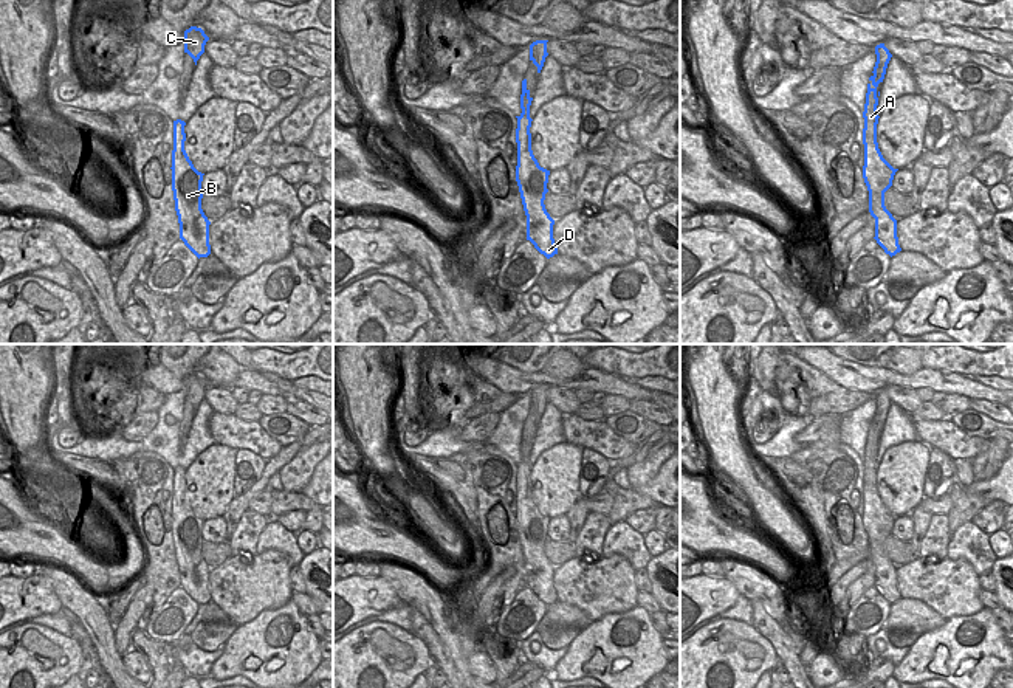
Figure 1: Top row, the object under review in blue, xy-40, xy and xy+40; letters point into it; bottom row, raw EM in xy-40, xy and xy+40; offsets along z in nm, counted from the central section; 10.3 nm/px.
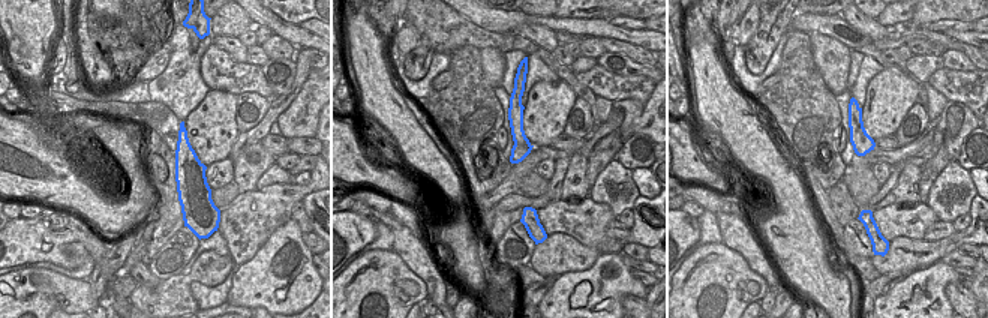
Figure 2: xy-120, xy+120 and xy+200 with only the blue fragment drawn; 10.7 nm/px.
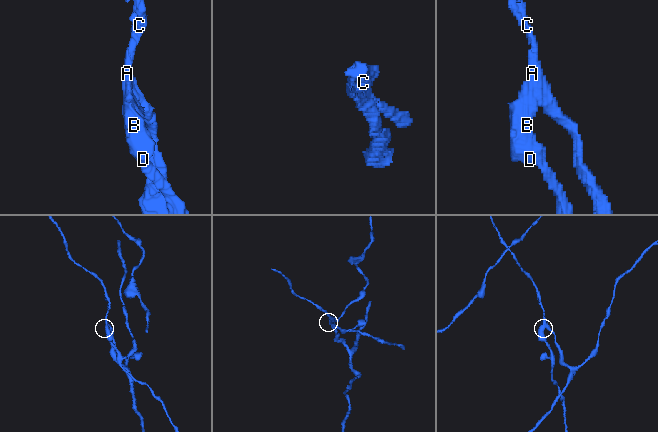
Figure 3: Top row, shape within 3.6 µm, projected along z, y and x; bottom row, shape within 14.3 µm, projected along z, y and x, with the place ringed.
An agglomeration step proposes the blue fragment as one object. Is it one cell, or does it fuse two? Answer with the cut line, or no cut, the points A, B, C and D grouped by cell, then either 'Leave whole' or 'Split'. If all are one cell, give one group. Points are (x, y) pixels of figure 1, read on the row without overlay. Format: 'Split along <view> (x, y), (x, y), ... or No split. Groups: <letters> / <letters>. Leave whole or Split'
Split along xy+40 (863, 482), (872, 496). Groups: A C / B D. Split

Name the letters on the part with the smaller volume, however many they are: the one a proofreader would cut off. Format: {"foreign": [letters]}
{"foreign": ["B", "D"]}

